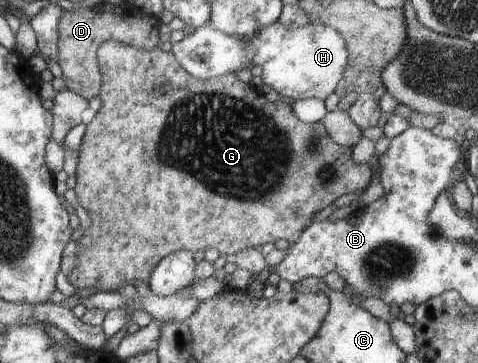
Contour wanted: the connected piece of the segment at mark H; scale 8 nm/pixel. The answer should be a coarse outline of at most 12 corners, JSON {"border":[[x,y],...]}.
{"border":[[275,21],[241,40],[203,23],[170,52],[200,80],[259,65],[262,83],[324,100],[342,35]]}

